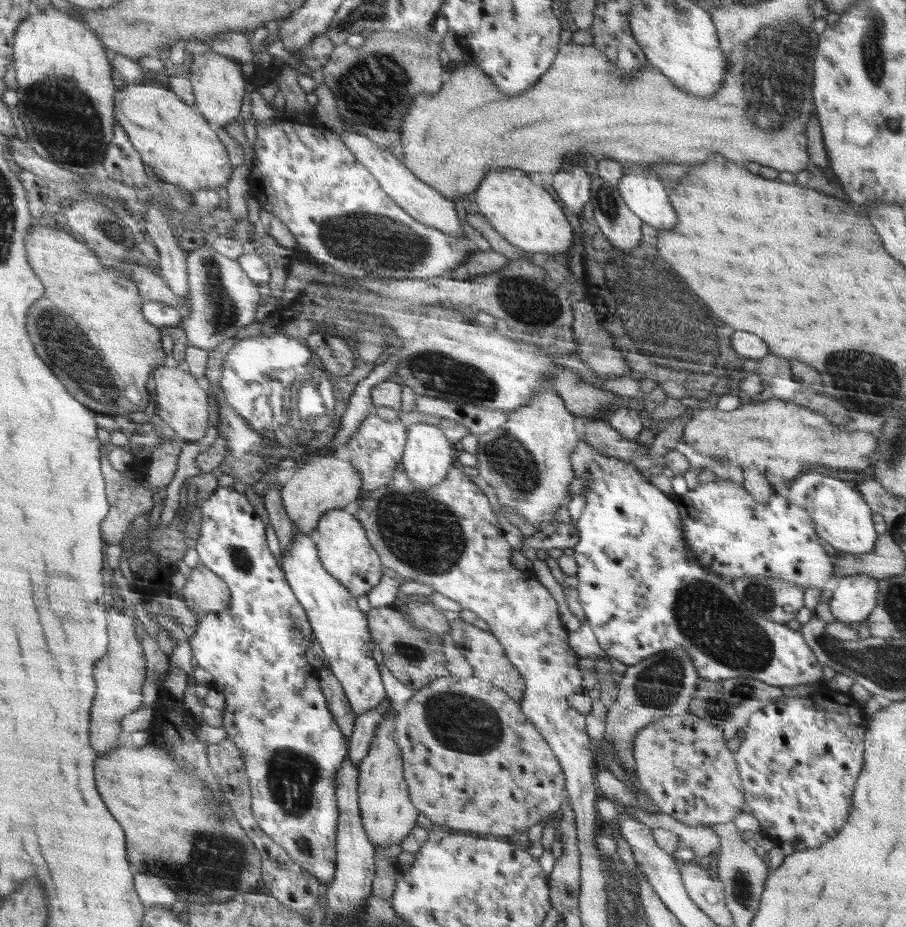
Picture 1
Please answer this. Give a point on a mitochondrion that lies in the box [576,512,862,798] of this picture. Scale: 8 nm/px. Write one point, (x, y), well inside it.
(704, 615)

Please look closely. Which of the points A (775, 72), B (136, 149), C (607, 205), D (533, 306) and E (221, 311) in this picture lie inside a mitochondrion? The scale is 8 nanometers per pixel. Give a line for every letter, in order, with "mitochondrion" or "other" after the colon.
A: mitochondrion
B: other
C: mitochondrion
D: mitochondrion
E: mitochondrion

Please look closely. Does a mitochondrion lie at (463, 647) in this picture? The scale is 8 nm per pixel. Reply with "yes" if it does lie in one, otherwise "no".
no

